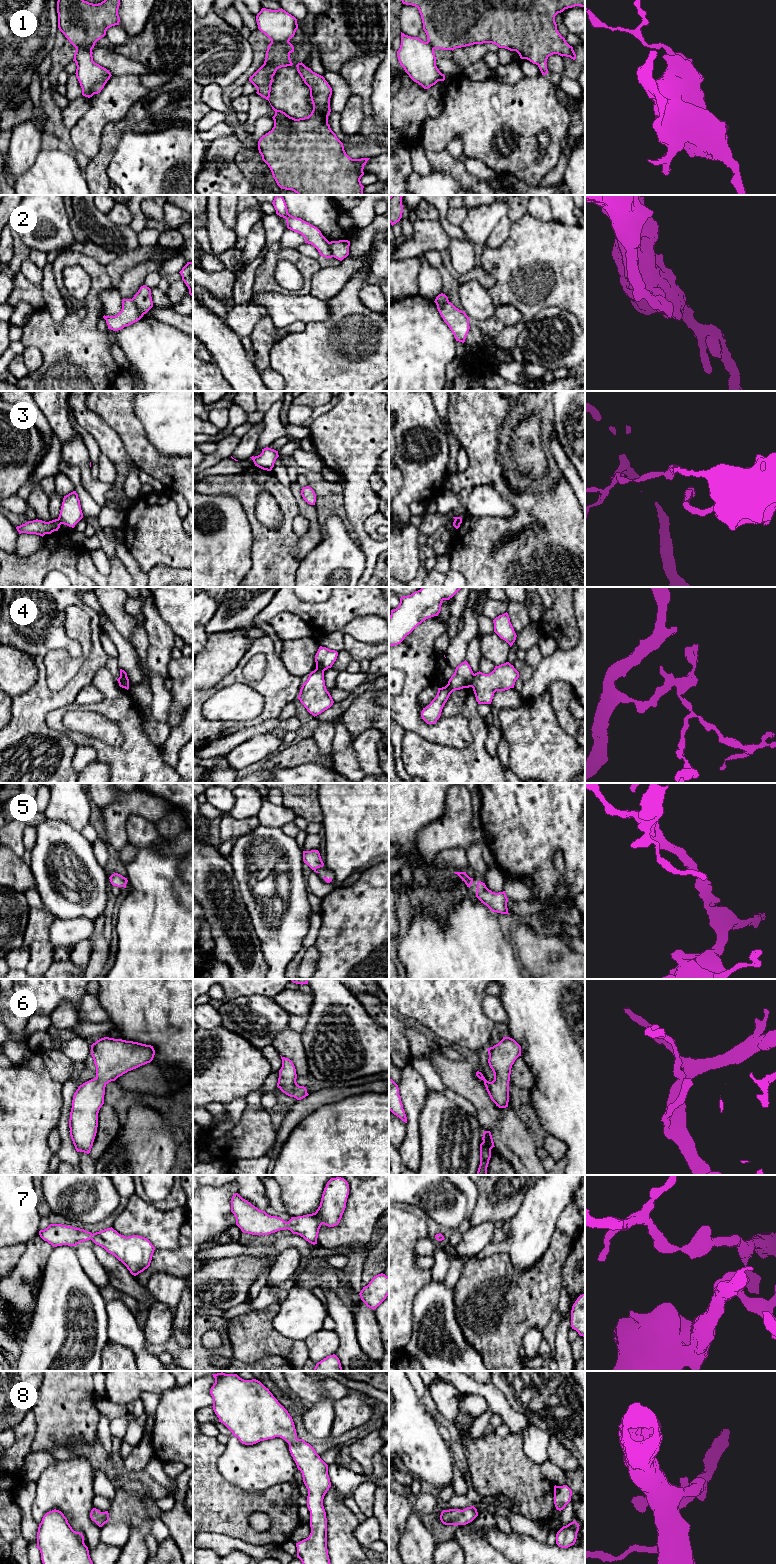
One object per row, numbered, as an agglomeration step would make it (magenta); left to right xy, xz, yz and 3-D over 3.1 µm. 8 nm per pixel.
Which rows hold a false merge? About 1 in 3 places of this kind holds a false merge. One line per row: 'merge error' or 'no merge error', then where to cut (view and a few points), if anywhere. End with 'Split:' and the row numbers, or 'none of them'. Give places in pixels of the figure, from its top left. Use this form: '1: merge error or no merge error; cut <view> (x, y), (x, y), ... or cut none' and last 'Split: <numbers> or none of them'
1: merge error; cut xz (271, 41), (288, 42)
2: merge error; cut xy (131, 299), (143, 314)
3: merge error; cut xy (57, 519), (61, 523)
4: merge error; cut yz (474, 674), (470, 686)
5: no merge error; cut none
6: no merge error; cut none
7: no merge error; cut none
8: no merge error; cut none
Split: 1, 2, 3, 4

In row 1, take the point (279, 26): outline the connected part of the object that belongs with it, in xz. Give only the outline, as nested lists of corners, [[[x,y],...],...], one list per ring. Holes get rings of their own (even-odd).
[[[262,8],[256,16],[258,29],[271,42],[289,42],[298,29],[297,19],[285,10],[271,10]]]

